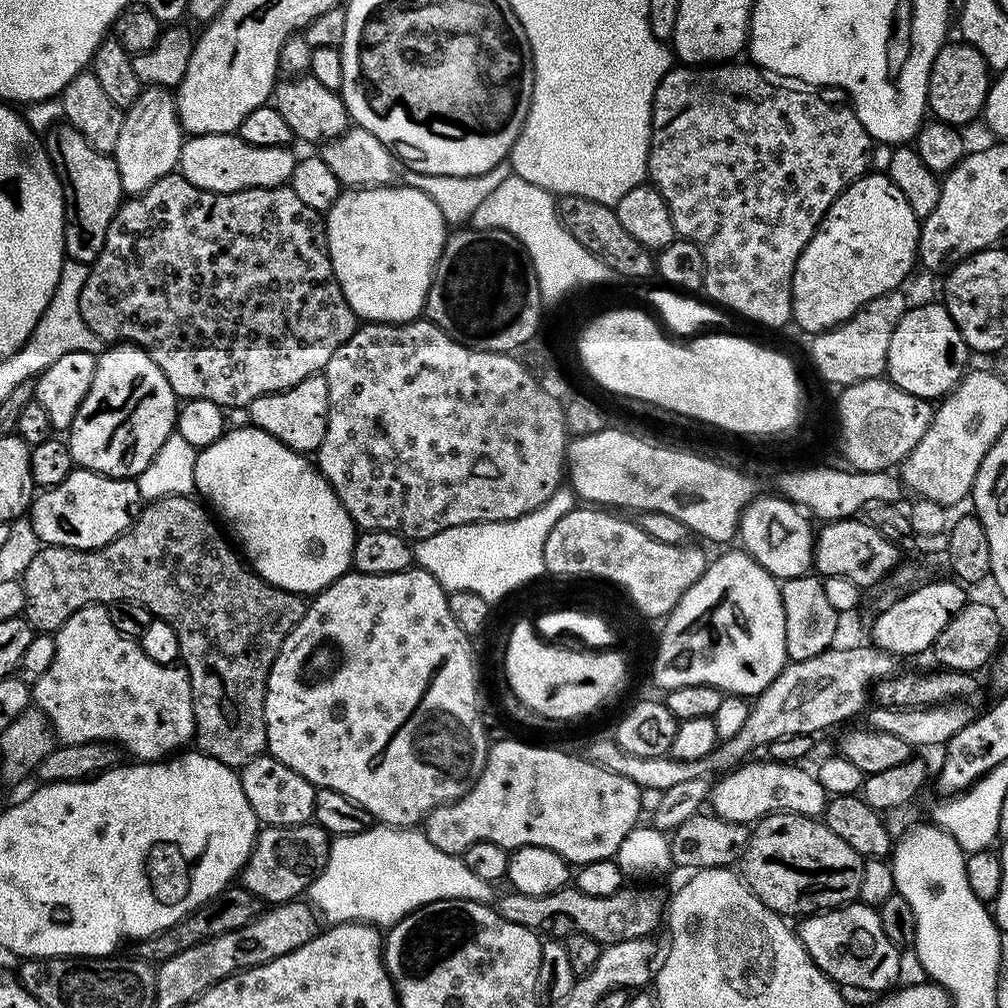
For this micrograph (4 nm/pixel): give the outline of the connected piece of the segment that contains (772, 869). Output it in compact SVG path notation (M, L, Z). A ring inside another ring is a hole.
M772 812L755 821L748 845L744 850L742 879L748 889L766 905L771 912L785 918L803 918L813 912L826 912L829 908L840 908L851 904L858 897L858 886L862 882L862 866L865 857L859 856L854 846L849 846L824 824L823 819L794 814L793 812Z

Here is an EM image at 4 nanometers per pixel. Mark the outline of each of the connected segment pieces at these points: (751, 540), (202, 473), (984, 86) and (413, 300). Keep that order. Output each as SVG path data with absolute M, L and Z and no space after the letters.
M757 495L744 507L738 540L744 543L741 544L743 551L754 557L777 581L783 582L805 575L812 568L814 528L808 525L809 517L797 505L776 496Z
M247 427L236 428L233 432L232 429L225 431L210 446L197 451L194 462L196 492L207 501L211 511L223 521L226 528L228 523L227 531L236 535L235 543L243 559L267 584L287 592L323 592L353 567L352 551L358 529L343 502L336 496L336 491L307 455L287 448L282 441L266 434L261 428Z
M945 42L932 63L928 79L928 112L947 124L965 126L983 113L990 87L990 69L986 58L982 58L974 46L955 43Z
M385 186L382 188L353 188L341 191L340 197L334 202L334 206L326 213L326 227L328 230L328 253L334 274L338 278L338 286L342 286L344 300L356 311L357 317L368 322L387 322L389 324L403 324L409 320L417 319L424 312L424 302L428 299L428 291L432 285L432 275L436 273L436 263L440 255L444 253L444 241L446 239L446 225L440 208L434 206L422 190L411 186Z

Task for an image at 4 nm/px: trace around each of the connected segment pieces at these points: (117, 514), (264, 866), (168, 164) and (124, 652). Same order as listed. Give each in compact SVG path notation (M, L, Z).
M73 467L65 481L58 482L58 486L45 488L33 499L30 509L32 516L32 532L40 539L39 543L53 548L77 548L78 550L94 550L114 542L136 519L142 501L135 479L118 476L103 476L91 472L89 468Z
M315 822L298 826L261 827L256 833L252 857L244 865L242 887L268 906L303 897L312 887L316 875L326 866L329 847L328 831Z
M157 84L141 87L138 98L124 112L122 131L118 133L118 146L114 159L118 174L122 178L125 193L145 192L158 178L173 175L180 163L180 151L186 133L180 127L180 116L176 113L176 98L173 89Z
M87 604L86 606L82 606L82 610L70 614L70 618L66 618L66 622L54 635L56 638L54 662L50 662L50 670L46 670L46 674L42 674L42 678L38 678L35 684L31 685L30 696L34 701L35 707L42 709L46 714L46 718L52 723L52 729L56 732L56 739L60 744L85 744L86 742L102 740L119 746L127 755L129 752L132 758L135 758L137 761L160 762L165 758L171 757L173 754L179 753L183 749L180 748L183 744L191 745L193 743L196 735L194 698L192 697L192 687L190 686L190 678L188 677L187 670L183 666L159 664L158 662L154 662L154 658L146 658L146 654L142 650L140 643L131 636L123 636L115 628L114 622L110 622L110 614L105 605Z

